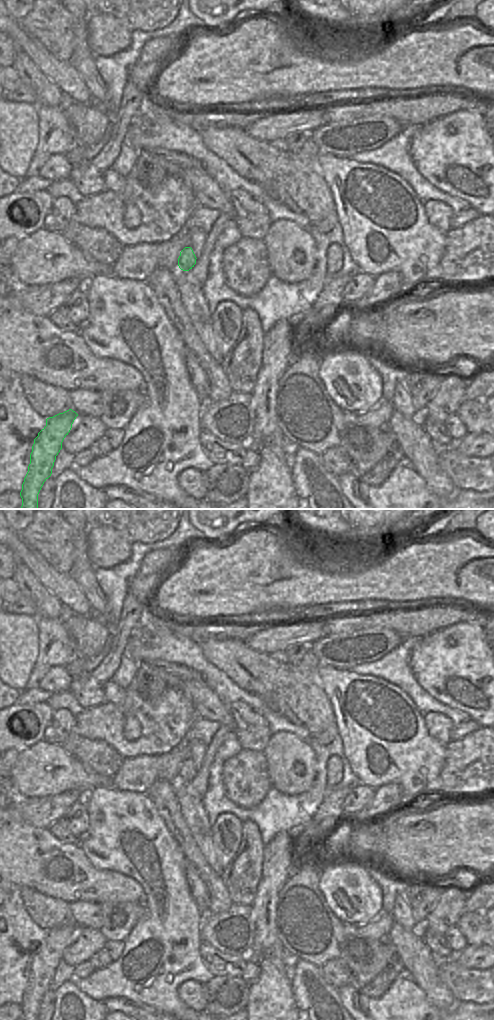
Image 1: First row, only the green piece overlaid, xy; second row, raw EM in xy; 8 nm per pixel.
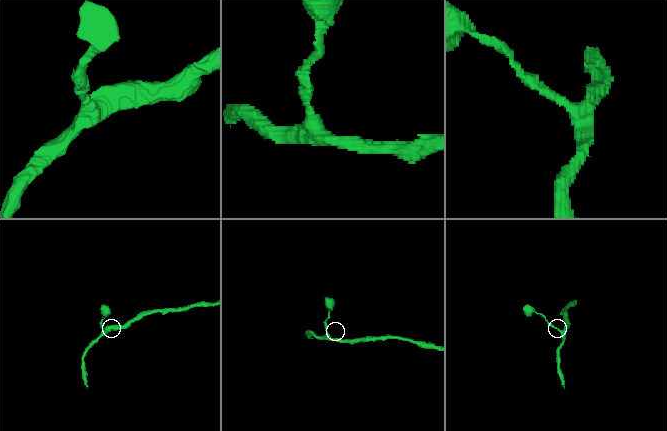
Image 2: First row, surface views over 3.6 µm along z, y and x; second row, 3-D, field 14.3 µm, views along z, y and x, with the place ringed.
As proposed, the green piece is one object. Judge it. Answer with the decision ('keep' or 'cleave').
keep

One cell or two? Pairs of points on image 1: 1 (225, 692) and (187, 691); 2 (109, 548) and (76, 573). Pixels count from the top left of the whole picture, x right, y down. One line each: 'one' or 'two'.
1: two
2: two

